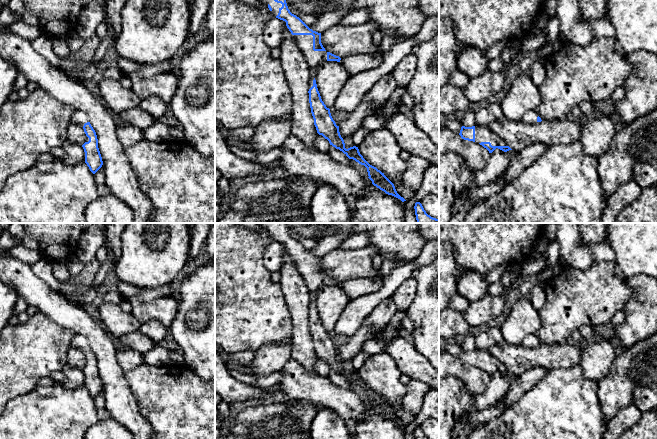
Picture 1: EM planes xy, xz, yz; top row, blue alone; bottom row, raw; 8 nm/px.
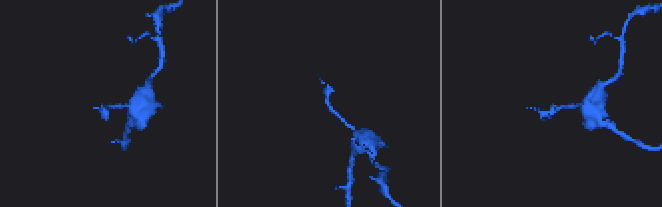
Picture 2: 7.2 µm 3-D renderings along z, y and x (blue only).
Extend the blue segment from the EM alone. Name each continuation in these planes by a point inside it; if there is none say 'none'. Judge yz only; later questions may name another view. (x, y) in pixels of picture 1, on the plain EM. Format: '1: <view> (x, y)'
1: yz (530, 341)
2: yz (482, 357)

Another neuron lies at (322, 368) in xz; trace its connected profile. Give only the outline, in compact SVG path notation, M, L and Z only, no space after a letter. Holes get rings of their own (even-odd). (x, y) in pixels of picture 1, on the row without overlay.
M318 358L316 362L315 373L323 377L329 377L330 367L322 359Z

